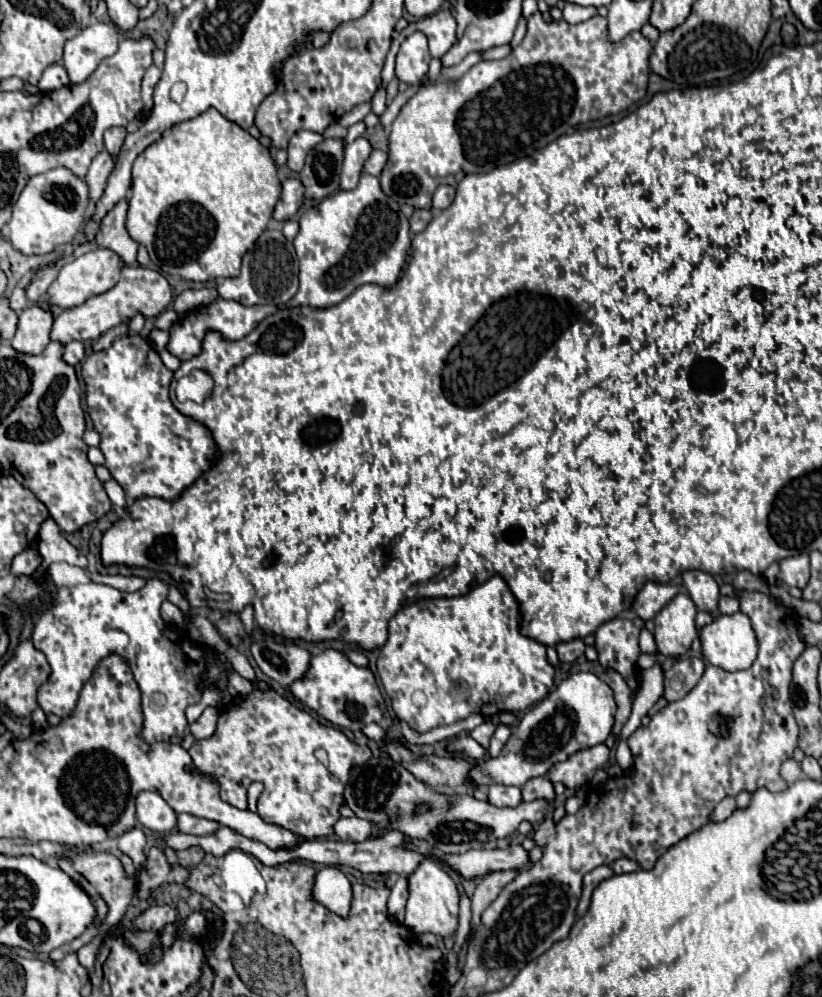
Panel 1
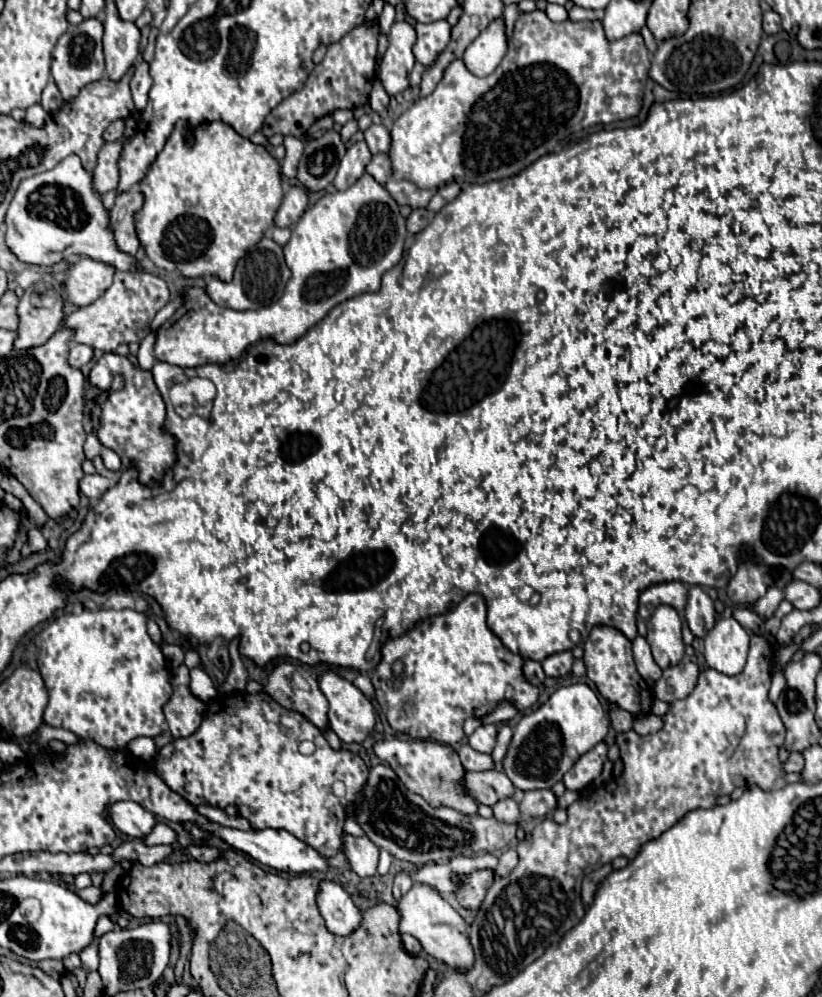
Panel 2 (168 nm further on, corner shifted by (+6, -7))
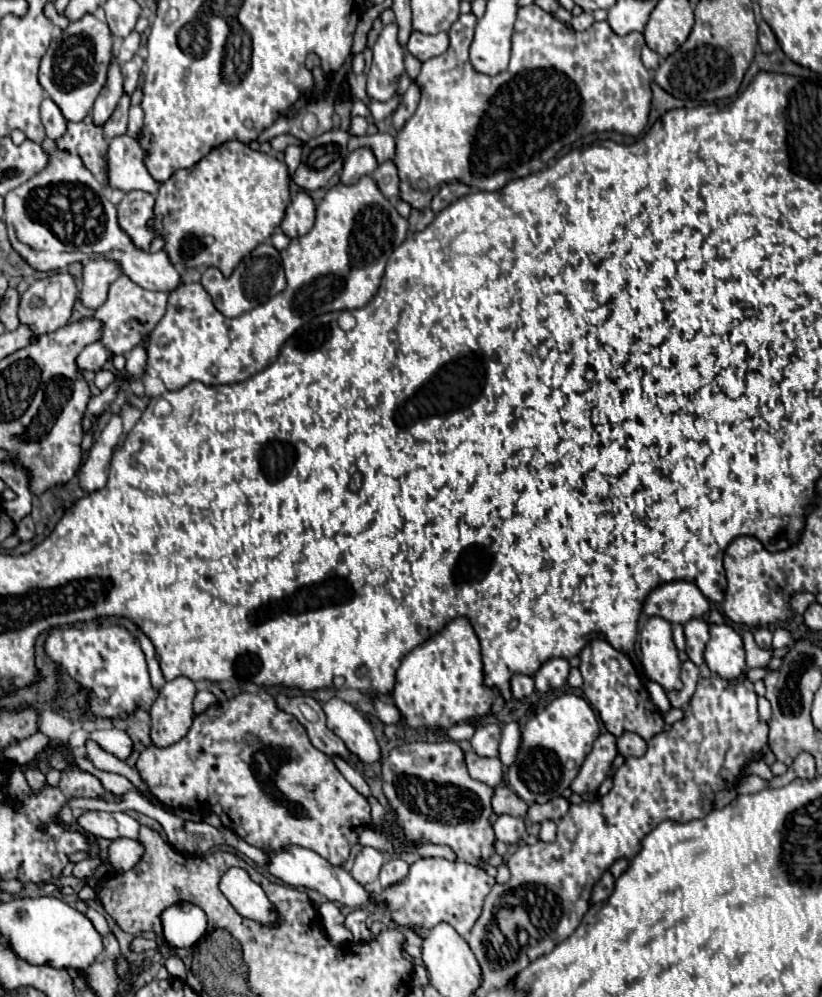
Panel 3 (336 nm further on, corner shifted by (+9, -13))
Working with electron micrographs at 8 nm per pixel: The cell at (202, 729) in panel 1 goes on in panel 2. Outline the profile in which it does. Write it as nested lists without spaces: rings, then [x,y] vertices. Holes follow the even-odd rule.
[[[181,665],[173,671],[173,697],[165,705],[165,717],[167,725],[171,729],[171,735],[175,739],[193,735],[205,713],[205,703],[195,699],[189,691],[189,669],[187,665]]]

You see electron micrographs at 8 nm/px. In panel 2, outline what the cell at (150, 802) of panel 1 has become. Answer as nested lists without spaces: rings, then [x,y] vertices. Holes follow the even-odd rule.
[[[135,801],[115,803],[113,811],[111,811],[111,819],[119,831],[123,831],[129,837],[139,837],[139,839],[147,837],[157,823],[155,815],[147,809],[143,809]]]

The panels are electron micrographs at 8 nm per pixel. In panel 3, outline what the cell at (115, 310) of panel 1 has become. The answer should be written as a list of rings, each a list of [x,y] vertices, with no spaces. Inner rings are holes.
[[[120,275],[110,285],[106,303],[94,311],[94,317],[98,317],[104,323],[100,341],[110,349],[112,355],[126,355],[136,345],[140,345],[148,337],[148,333],[158,325],[158,321],[164,317],[166,301],[168,301],[166,293],[146,291],[140,285],[136,285],[130,277]]]

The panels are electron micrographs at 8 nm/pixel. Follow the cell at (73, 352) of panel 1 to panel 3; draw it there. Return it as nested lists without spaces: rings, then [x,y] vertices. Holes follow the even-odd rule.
[[[96,341],[96,343],[92,343],[92,345],[88,345],[80,355],[78,355],[78,367],[82,369],[82,371],[86,371],[86,369],[90,369],[90,371],[100,371],[102,367],[104,367],[104,363],[106,361],[110,361],[112,359],[112,353],[100,343],[100,341]]]

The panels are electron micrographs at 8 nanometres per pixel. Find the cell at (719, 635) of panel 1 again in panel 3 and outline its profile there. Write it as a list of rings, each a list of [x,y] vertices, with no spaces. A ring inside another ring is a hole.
[[[710,625],[710,641],[704,659],[712,673],[726,681],[734,681],[746,669],[742,637],[730,625]]]

